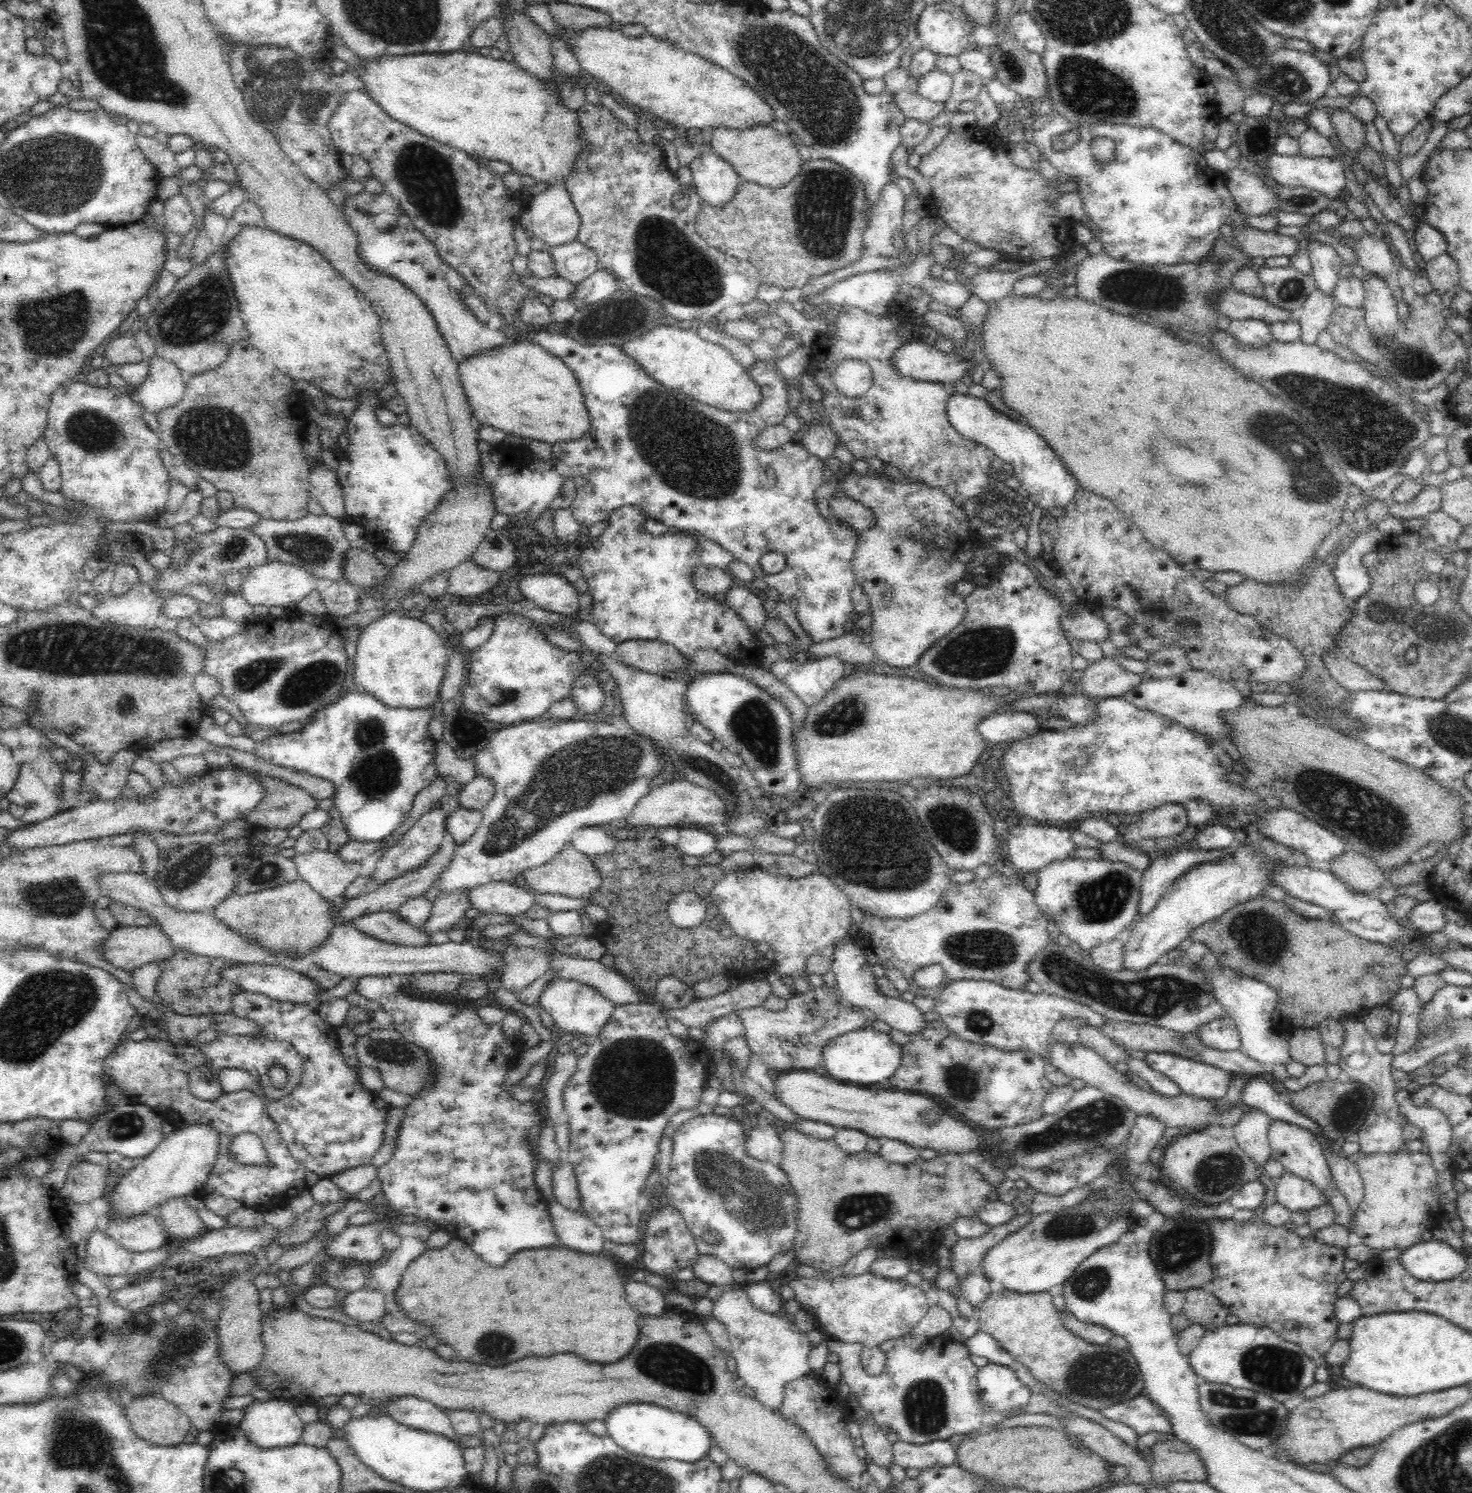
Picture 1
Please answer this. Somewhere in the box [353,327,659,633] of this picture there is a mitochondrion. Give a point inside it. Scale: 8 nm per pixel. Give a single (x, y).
(497, 543)

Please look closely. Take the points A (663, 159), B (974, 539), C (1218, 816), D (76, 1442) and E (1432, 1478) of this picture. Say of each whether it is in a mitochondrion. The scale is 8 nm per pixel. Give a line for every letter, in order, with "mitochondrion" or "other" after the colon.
A: other
B: other
C: other
D: mitochondrion
E: mitochondrion

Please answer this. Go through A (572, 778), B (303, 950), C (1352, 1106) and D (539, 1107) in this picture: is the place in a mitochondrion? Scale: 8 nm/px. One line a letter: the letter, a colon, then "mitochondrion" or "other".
A: mitochondrion
B: other
C: mitochondrion
D: other

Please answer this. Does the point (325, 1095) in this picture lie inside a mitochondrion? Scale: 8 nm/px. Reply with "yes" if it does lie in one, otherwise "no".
no

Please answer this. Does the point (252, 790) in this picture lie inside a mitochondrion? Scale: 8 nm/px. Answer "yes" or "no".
no

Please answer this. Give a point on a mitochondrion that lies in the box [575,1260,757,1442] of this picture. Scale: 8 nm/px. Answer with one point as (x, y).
(672, 1365)

